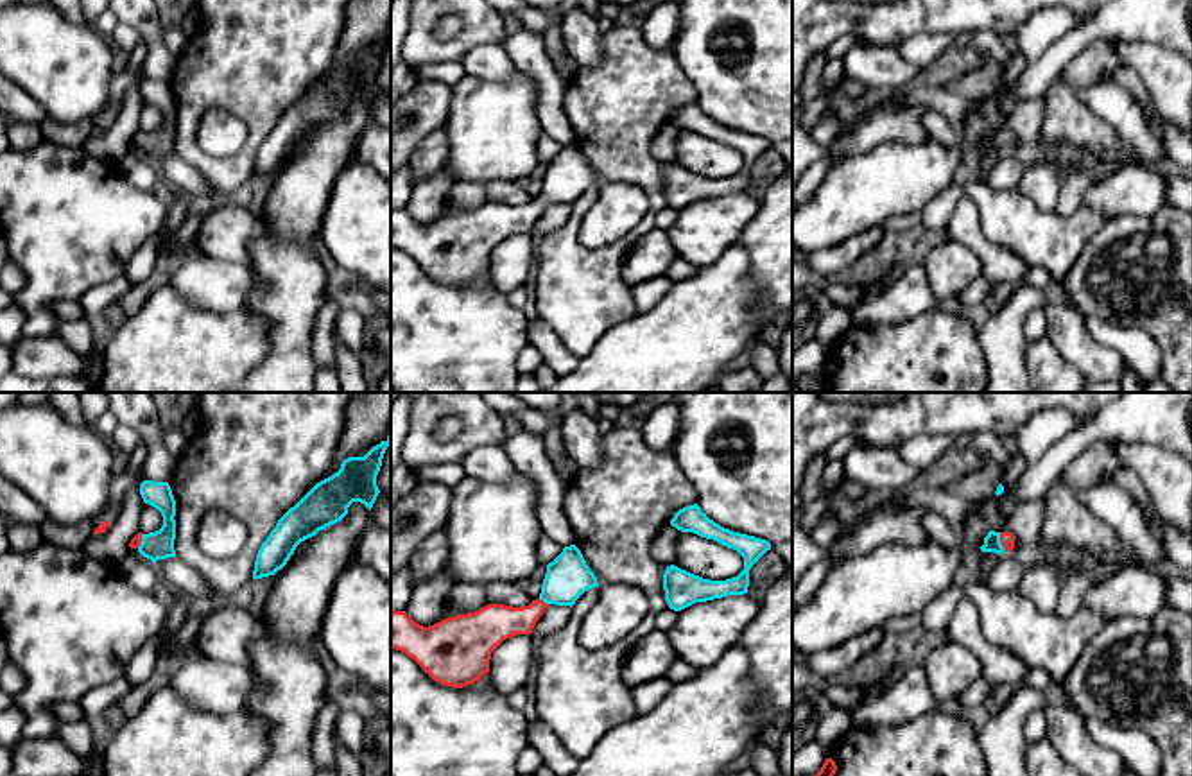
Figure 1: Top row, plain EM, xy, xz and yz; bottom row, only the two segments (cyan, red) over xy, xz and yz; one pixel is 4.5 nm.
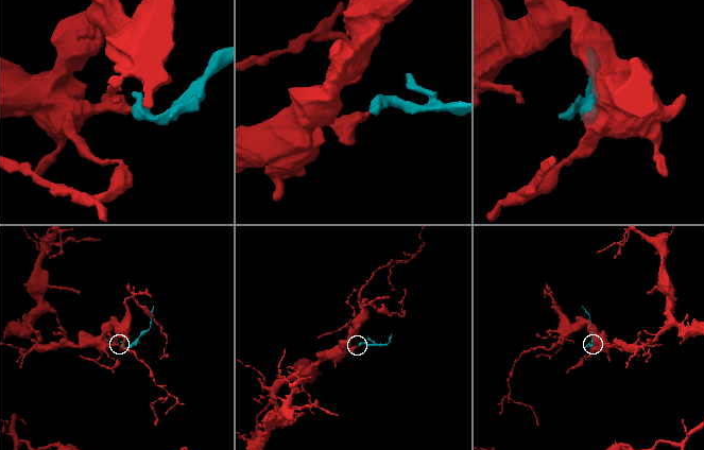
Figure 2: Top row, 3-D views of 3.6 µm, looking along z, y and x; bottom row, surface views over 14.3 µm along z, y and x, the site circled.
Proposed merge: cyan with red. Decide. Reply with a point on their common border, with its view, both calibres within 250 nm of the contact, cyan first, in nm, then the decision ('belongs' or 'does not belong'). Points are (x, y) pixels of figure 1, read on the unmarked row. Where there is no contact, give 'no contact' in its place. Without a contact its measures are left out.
contact yz (999, 140); calibres 80 and 60 nm; belongs

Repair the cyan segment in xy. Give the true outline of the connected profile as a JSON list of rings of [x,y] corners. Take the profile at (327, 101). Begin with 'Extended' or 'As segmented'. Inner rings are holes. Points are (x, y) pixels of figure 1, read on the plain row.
As segmented. [[[391,32],[364,56],[344,57],[337,72],[317,81],[290,106],[262,142],[253,177],[269,176],[281,168],[301,140],[341,120],[353,100],[360,100],[371,109],[380,91],[376,73],[389,43]]]

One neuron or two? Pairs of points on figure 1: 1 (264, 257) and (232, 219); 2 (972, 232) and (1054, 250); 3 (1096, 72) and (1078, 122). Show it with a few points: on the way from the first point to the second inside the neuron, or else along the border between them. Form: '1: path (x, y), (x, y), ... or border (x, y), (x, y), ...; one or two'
1: border (260, 219), (264, 235), (246, 264); two
2: border (956, 203), (968, 198), (981, 232), (1019, 257); two
3: path (1081, 81), (1072, 90), (1072, 108); one

